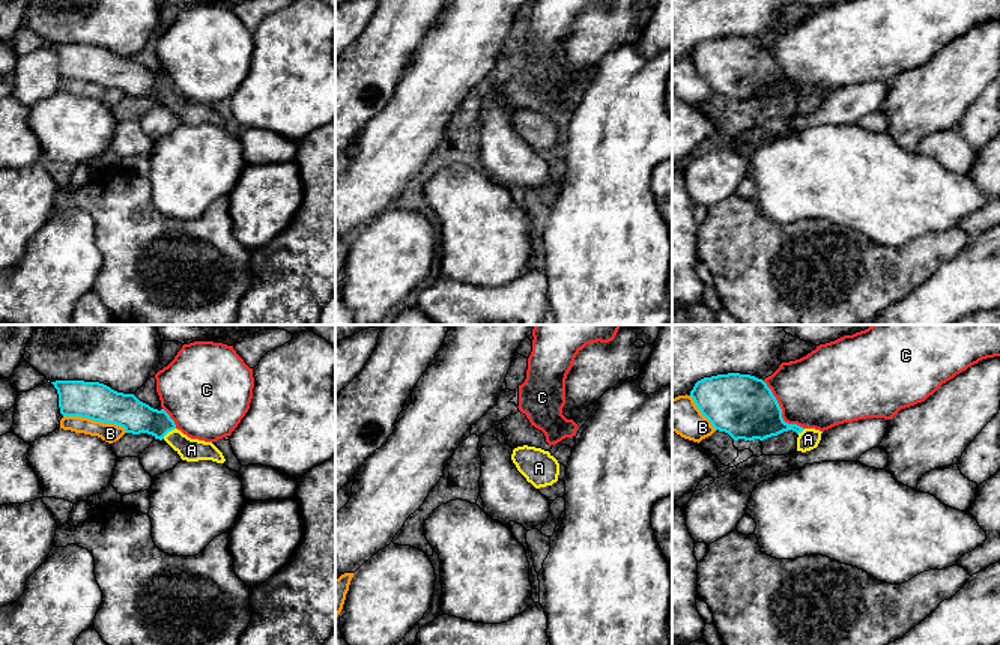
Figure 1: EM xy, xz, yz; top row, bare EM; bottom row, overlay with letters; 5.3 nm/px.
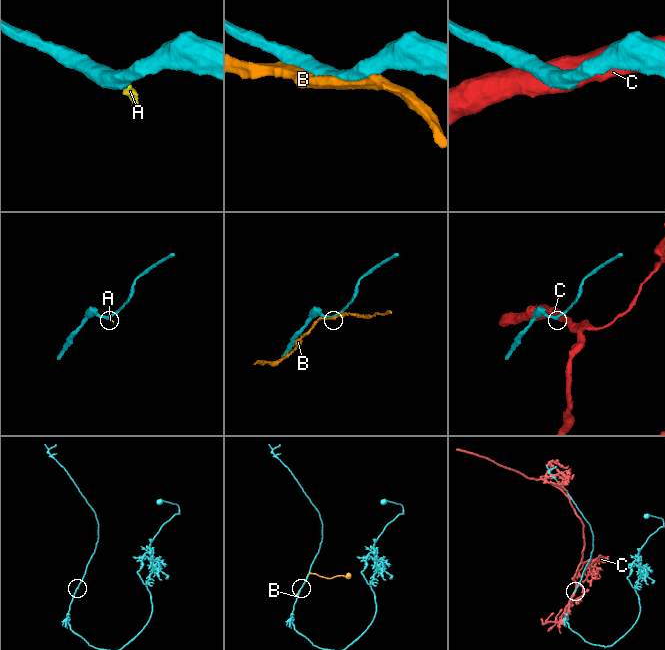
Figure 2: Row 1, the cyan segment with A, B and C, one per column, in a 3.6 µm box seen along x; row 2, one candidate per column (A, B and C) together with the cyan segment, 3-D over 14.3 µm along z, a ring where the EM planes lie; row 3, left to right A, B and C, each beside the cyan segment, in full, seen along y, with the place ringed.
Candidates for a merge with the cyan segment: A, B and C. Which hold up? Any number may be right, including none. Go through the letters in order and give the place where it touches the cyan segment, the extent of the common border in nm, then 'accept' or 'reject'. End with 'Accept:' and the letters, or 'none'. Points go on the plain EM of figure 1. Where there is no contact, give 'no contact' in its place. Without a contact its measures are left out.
A: xy (169, 93) | 90 nm | accept
B: xy (95, 83) | 360 nm | reject
C: yz (781, 74) | 340 nm | reject
Accept: A

